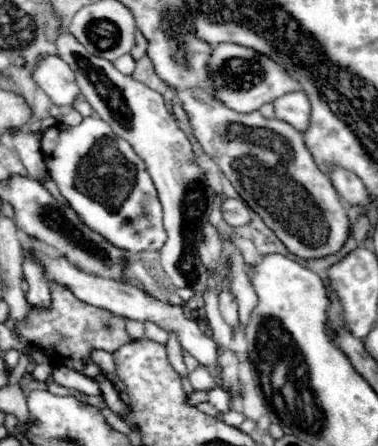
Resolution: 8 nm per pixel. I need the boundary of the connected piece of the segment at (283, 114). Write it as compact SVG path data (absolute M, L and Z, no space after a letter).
M291 92L275 100L275 116L293 128L305 132L309 128L309 116L311 116L311 104L305 92Z

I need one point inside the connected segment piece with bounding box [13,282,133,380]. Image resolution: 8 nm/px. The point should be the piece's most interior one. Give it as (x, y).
(72, 329)

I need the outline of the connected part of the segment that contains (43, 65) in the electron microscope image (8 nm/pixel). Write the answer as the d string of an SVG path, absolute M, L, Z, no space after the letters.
M45 56L37 64L33 78L57 106L71 106L79 96L73 70L59 56Z

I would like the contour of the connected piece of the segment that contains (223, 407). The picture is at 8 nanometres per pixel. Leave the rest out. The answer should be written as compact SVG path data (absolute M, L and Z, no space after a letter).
M221 388L209 390L209 404L215 406L219 412L227 412L229 410L229 394Z

